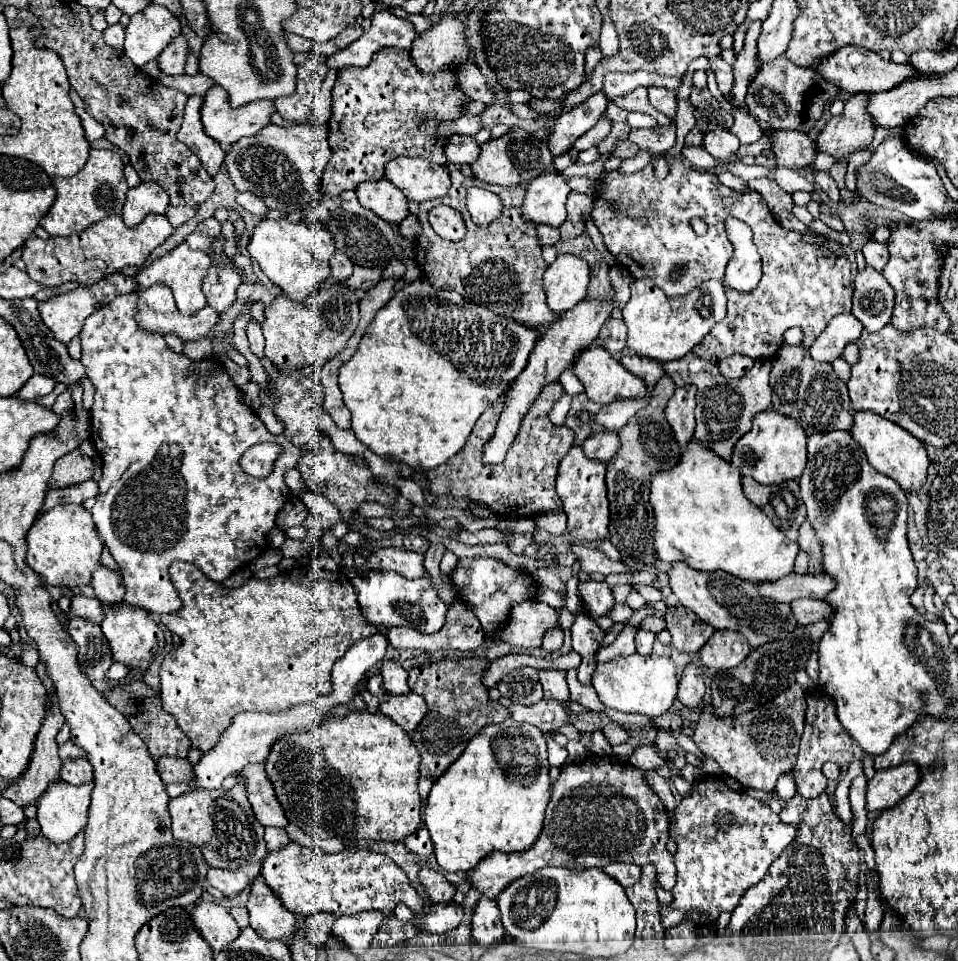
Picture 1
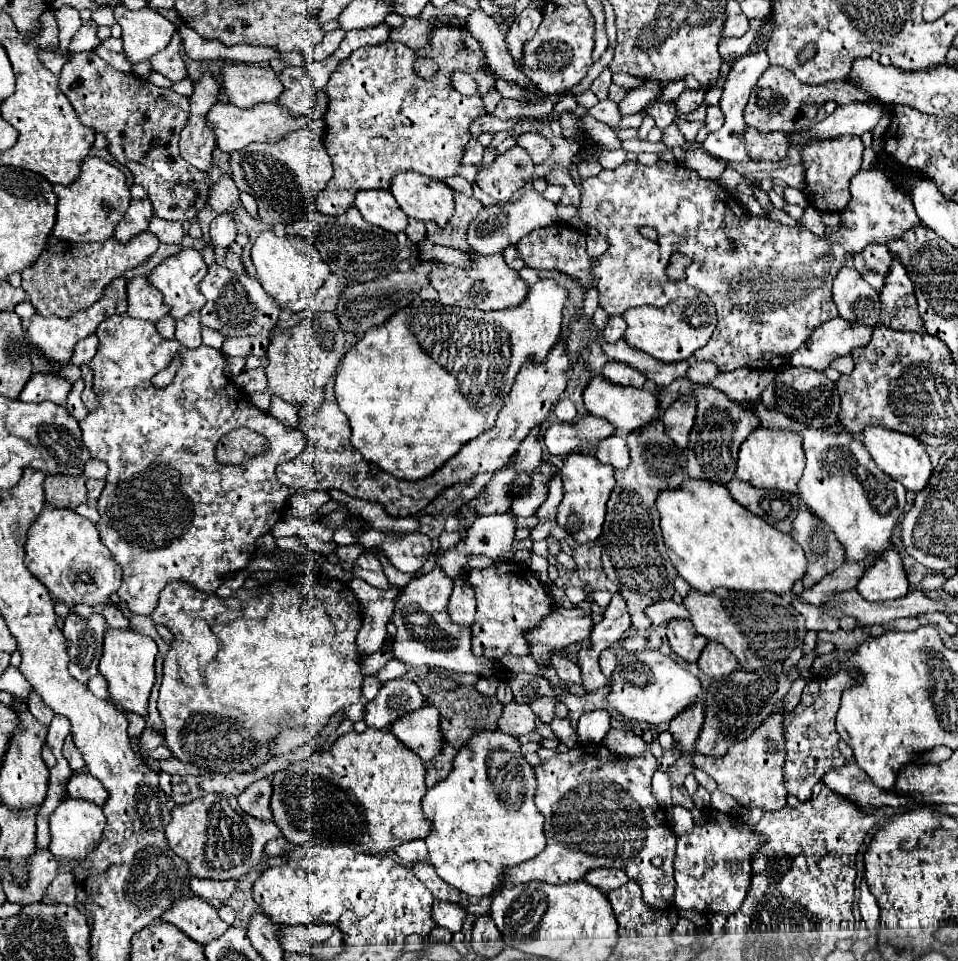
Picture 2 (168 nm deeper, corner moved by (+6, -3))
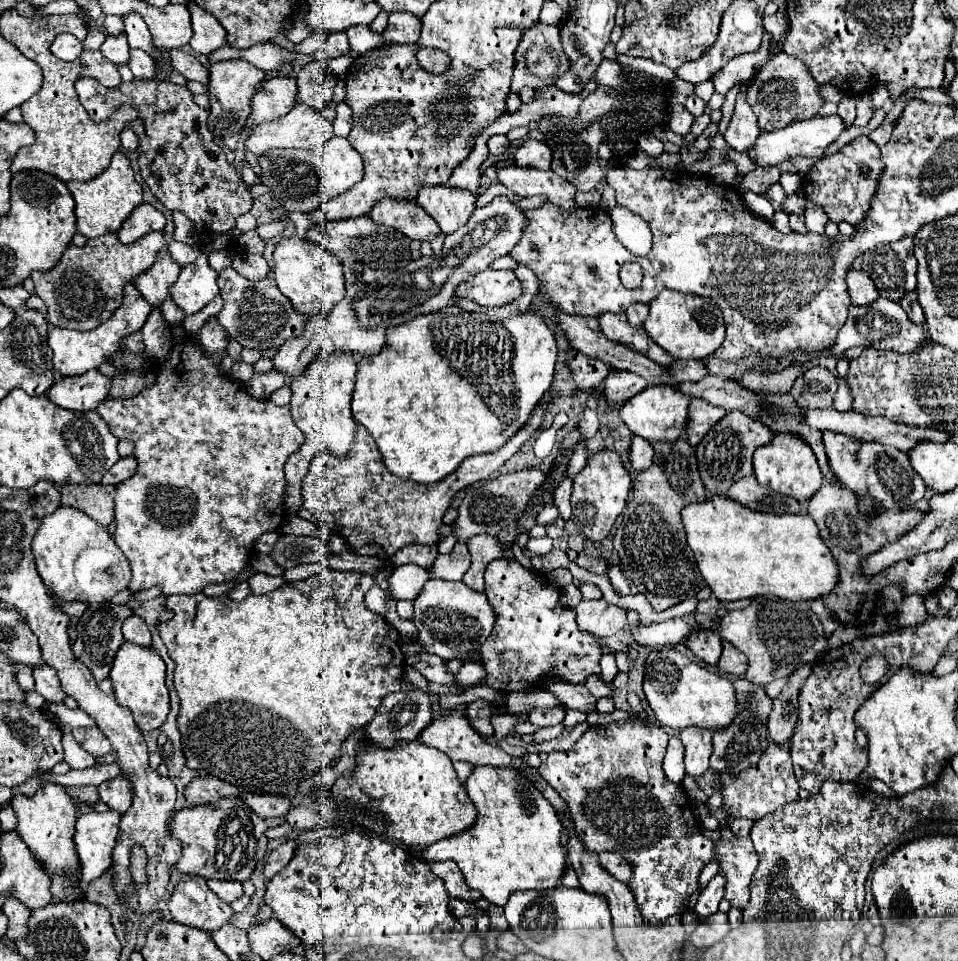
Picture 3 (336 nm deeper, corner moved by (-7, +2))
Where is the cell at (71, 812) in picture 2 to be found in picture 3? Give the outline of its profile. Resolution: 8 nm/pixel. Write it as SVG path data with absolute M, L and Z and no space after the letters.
M116 810L80 814L76 820L76 850L80 856L82 882L92 882L112 866L120 814Z

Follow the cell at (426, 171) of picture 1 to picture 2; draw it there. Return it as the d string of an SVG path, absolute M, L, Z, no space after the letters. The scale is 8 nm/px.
M403 171L391 179L389 191L405 215L419 221L433 219L439 227L445 227L453 215L453 191L445 181L427 179L417 171Z

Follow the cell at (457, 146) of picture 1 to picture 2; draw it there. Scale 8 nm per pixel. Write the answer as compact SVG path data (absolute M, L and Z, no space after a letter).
M471 139L463 149L463 165L479 165L481 157L483 157L483 145Z

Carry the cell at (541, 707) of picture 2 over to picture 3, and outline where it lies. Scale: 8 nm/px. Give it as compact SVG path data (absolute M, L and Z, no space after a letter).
M534 708L528 712L530 724L536 728L546 728L546 726L556 726L564 718L564 708Z

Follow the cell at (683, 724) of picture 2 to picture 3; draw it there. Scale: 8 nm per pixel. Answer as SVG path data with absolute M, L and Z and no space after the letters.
M686 728L678 736L686 748L684 764L686 774L700 776L708 770L708 758L712 754L712 734L704 728Z

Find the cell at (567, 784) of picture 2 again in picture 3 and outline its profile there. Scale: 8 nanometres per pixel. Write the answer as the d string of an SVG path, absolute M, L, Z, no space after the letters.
M630 716L626 722L610 722L604 726L590 726L574 744L572 750L554 750L548 754L546 762L540 764L538 774L564 798L570 816L576 826L576 834L592 852L620 852L628 864L634 868L628 886L640 906L644 922L650 926L662 924L666 918L682 914L692 896L700 890L700 872L716 856L716 846L710 838L702 834L702 826L696 828L696 816L692 812L690 800L680 784L666 778L662 770L662 758L666 754L668 734L662 726L650 724L640 716Z

